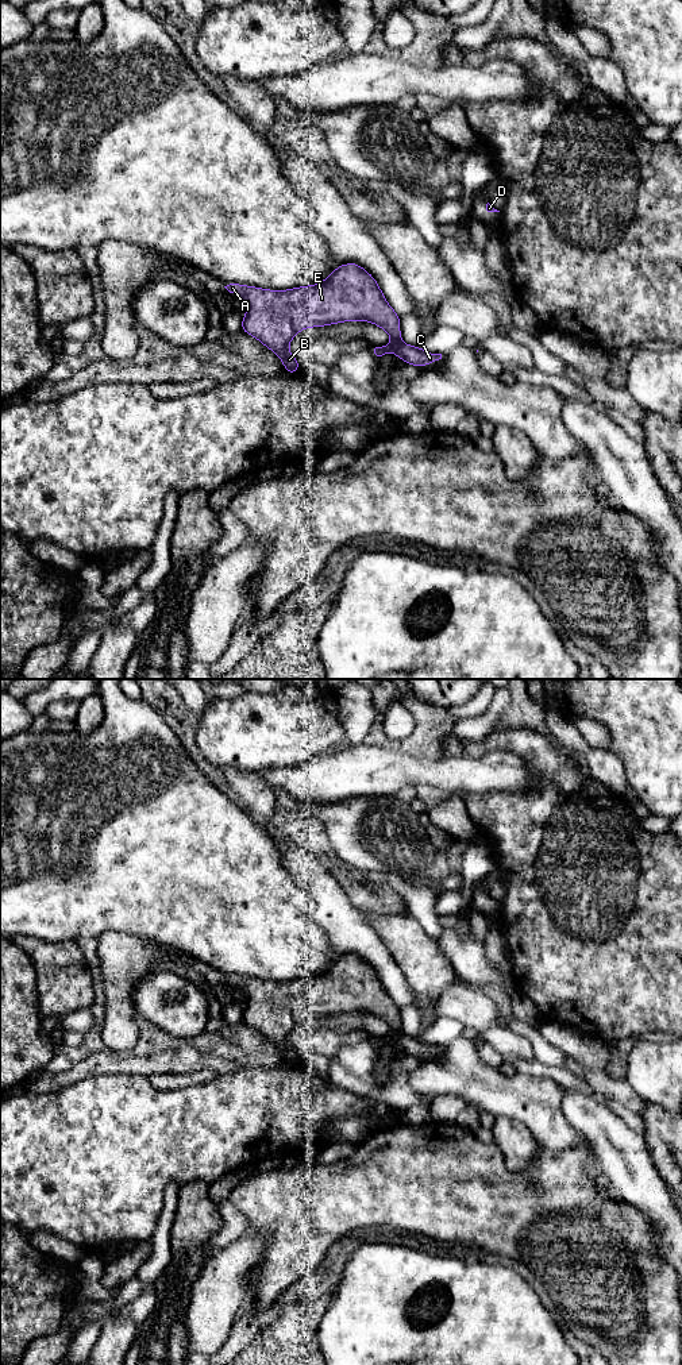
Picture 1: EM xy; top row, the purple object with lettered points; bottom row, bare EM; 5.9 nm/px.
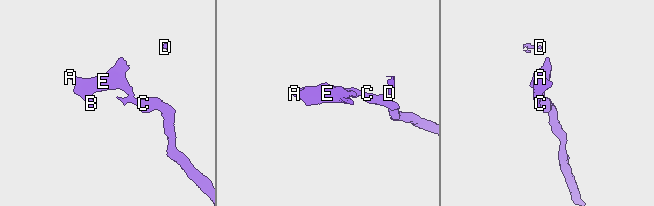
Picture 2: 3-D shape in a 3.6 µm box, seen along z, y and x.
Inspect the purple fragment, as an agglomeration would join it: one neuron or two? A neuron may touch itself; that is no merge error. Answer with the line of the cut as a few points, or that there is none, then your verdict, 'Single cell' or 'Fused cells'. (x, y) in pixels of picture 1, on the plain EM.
Split along xy (392, 1030), (400, 1033). Fused cells

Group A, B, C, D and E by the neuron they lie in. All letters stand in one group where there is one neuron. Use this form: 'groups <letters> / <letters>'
groups A B D E / C

